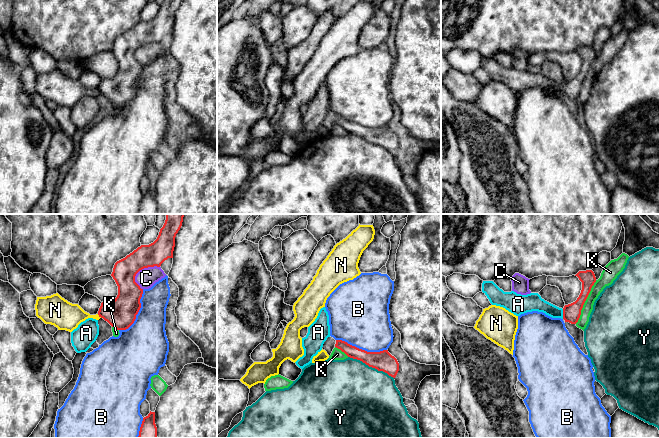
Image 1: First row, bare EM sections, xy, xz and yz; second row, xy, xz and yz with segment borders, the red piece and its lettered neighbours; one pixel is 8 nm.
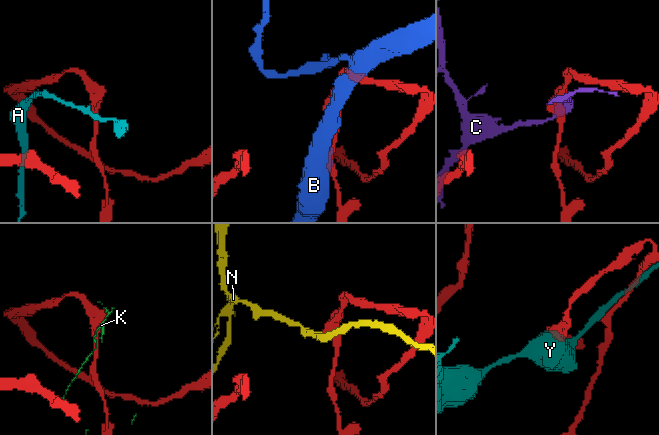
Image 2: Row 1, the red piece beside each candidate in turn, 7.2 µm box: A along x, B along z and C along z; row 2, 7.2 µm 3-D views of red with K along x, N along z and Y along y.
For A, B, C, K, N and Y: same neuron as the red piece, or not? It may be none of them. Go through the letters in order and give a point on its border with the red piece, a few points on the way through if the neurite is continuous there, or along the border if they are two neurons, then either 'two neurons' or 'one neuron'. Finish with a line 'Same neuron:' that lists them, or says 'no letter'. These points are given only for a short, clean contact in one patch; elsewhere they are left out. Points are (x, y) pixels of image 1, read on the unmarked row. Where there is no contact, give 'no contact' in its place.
A: meets red in yz at (563, 90); border along yz (562, 85), (563, 94); two neurons
B: meets red in xz at (361, 125); two neurons
C: meets red in xy at (140, 45); two neurons
K: meets red in yz at (584, 78); two neurons
N: meets red in xy at (99, 91); border along xy (97, 90), (101, 93); two neurons
Y: meets red in xz at (371, 142); two neurons
Same neuron: no letter

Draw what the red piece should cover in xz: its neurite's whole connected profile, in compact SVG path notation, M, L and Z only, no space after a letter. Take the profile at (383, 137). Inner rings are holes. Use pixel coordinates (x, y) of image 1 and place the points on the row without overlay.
M336 116L335 123L344 128L348 133L360 136L369 143L383 147L393 154L396 153L399 147L397 135L388 126L367 128L342 116Z

